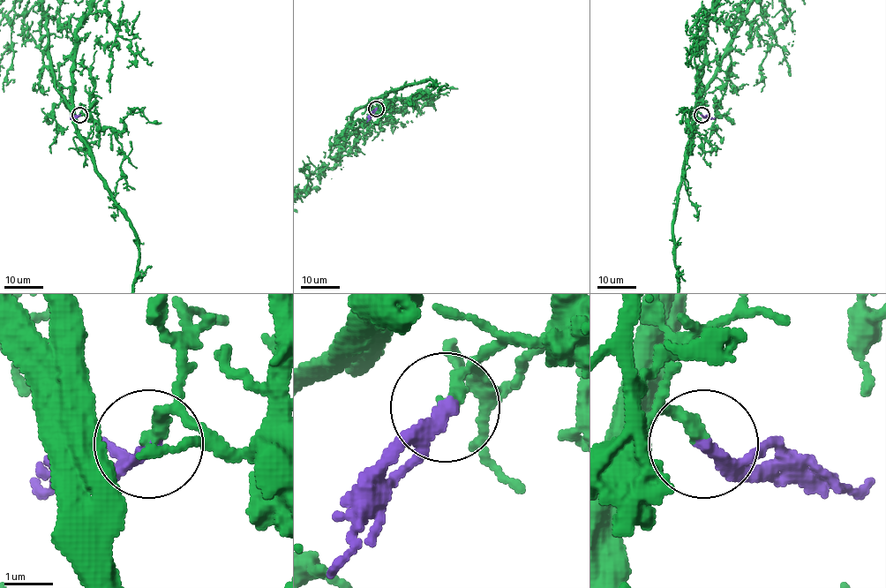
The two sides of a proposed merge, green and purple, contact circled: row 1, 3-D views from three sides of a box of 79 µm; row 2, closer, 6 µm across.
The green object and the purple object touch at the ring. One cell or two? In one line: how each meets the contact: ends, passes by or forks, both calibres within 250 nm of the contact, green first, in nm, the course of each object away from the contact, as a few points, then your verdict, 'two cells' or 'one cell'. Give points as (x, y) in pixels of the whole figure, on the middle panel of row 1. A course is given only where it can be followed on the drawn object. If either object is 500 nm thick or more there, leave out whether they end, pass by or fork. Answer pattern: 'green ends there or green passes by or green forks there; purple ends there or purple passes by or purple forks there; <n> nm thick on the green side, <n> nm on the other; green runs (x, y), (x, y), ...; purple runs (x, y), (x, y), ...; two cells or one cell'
green ends there; purple passes by; 280 nm thick on the green side, 200 nm on the other; purple runs (375, 109), (367, 122); one cell

